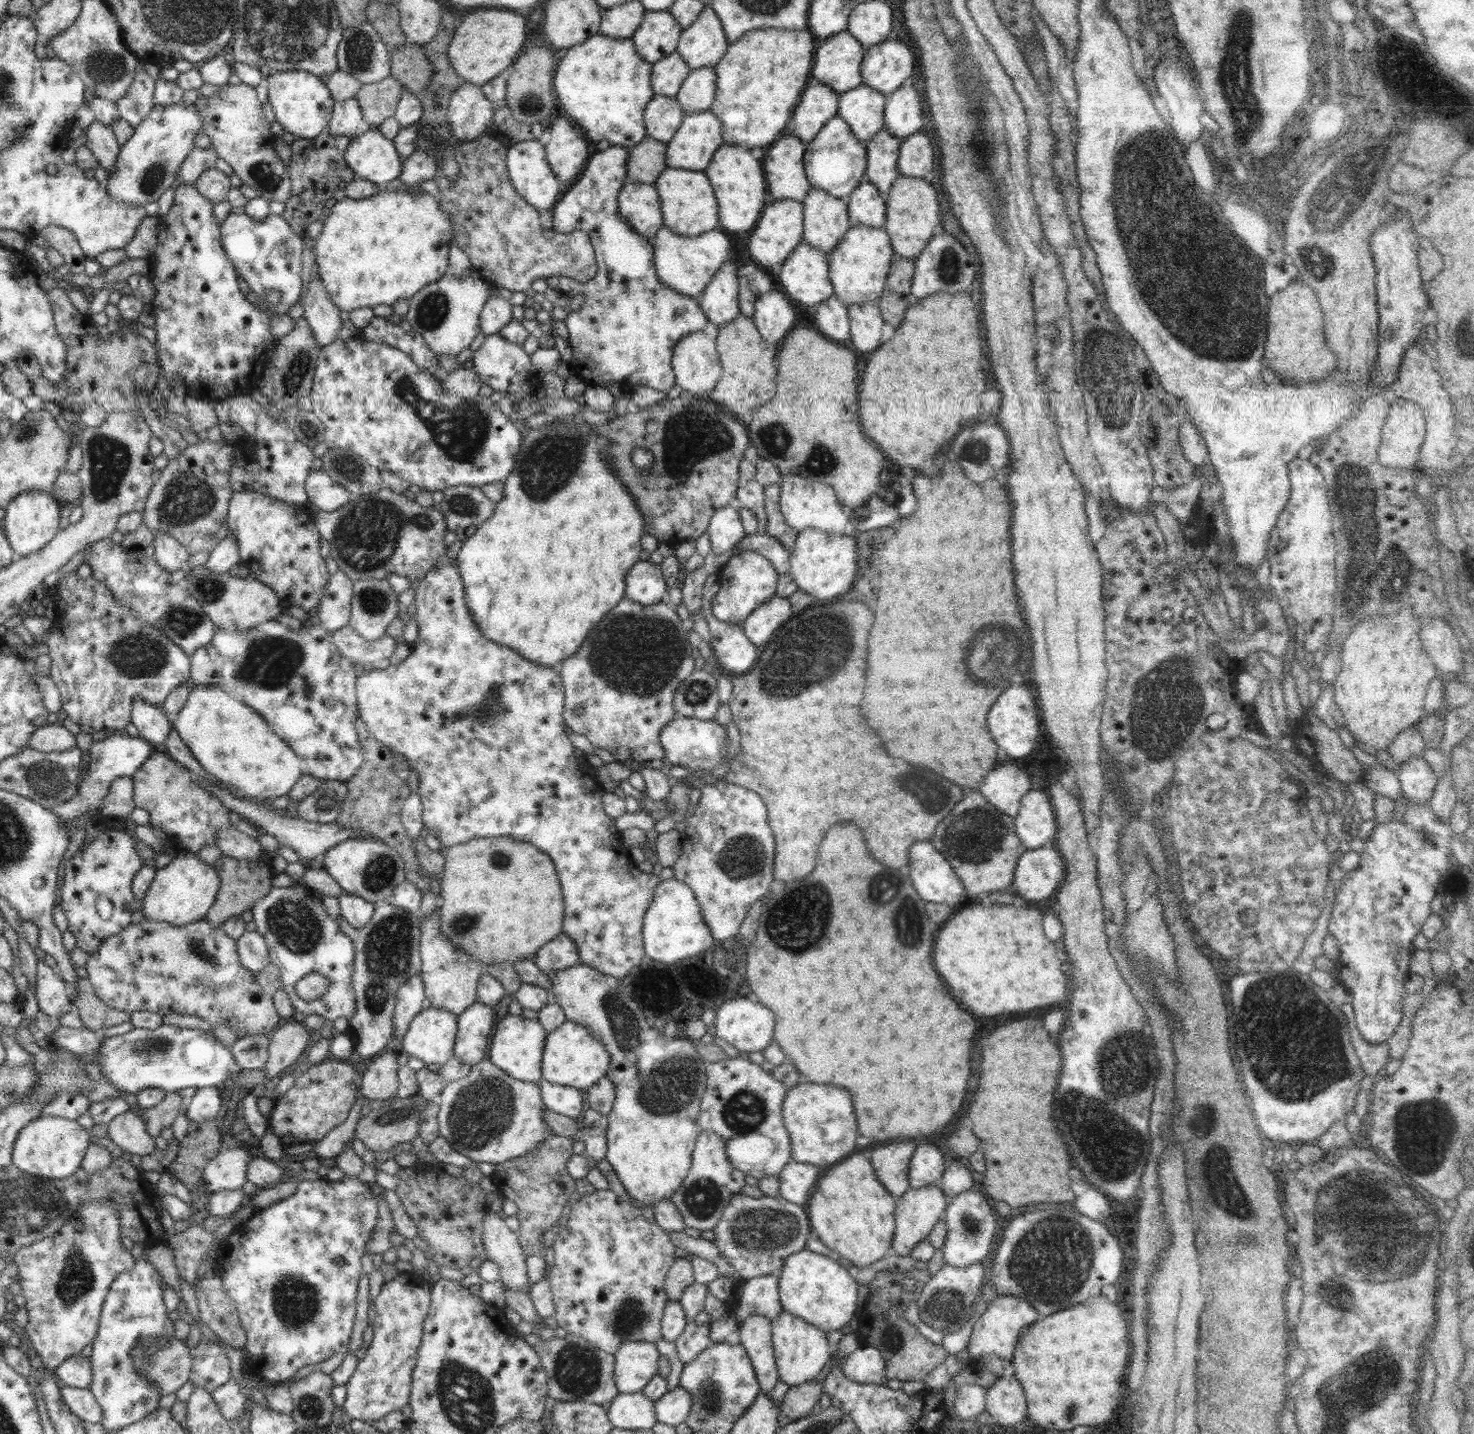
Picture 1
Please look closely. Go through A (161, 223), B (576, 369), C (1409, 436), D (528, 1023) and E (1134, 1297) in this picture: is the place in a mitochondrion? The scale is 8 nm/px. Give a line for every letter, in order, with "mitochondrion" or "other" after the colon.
A: other
B: other
C: other
D: other
E: other

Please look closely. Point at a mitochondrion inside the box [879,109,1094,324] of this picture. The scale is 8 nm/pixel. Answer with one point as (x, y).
(981, 165)

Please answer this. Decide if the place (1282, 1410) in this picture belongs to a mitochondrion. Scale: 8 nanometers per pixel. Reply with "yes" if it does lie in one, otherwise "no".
no

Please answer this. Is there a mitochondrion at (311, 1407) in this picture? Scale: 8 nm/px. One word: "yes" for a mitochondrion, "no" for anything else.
yes

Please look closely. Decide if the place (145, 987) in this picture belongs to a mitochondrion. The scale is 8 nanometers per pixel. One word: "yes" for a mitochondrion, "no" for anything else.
no

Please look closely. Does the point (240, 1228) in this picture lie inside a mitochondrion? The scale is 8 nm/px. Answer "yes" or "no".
no

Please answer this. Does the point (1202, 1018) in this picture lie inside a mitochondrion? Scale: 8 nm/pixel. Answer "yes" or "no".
no

